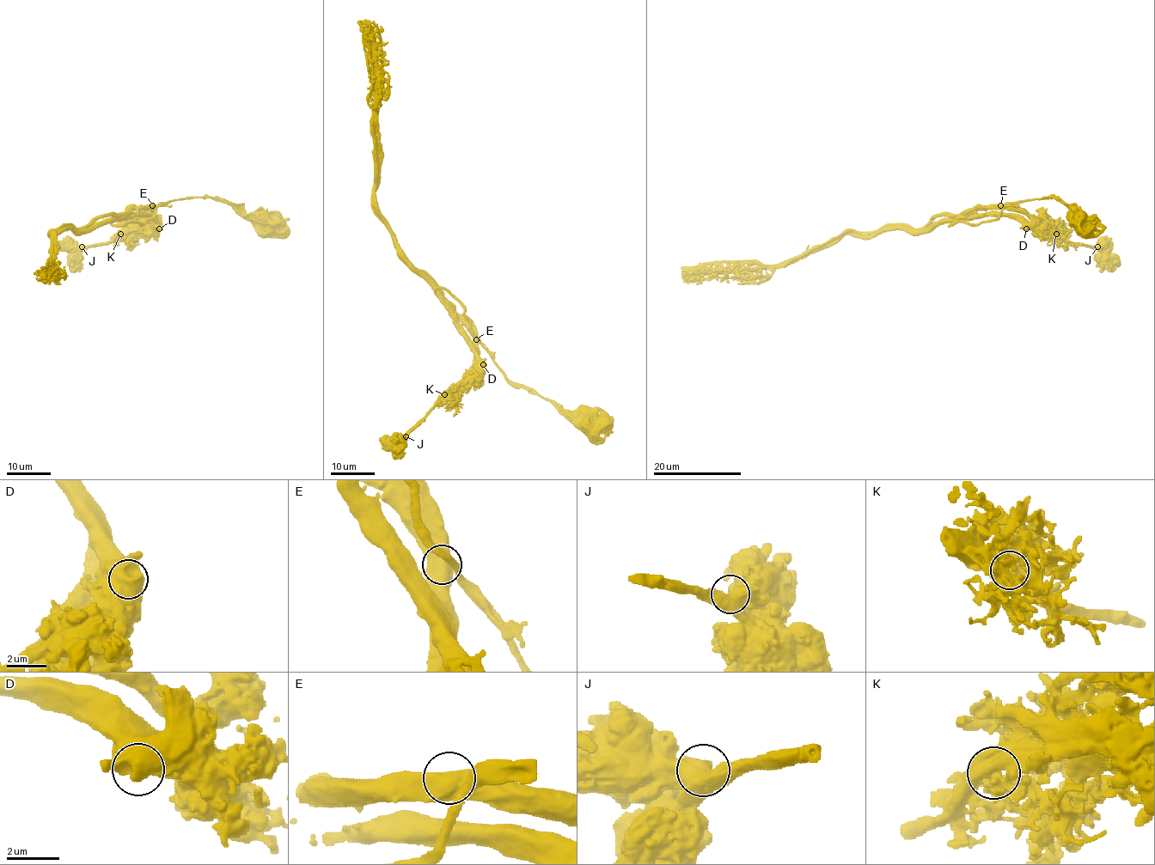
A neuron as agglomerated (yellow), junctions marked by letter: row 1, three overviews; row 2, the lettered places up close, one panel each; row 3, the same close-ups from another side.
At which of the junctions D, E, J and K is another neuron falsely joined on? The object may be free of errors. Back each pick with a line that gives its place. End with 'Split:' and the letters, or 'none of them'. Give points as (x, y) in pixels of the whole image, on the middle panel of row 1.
K: at (444, 394)
Split: K

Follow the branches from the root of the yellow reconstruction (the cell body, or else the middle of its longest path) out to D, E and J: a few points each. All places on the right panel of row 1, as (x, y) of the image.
D: (1085, 225), (1090, 222), (1089, 218), (1078, 217), (1054, 197), (1006, 204), (1028, 217), (1026, 228)
E: (1085, 225), (1090, 222), (1089, 218), (1078, 217), (1054, 197), (1000, 205)
J: (1085, 225), (1089, 218), (1078, 217), (1054, 197), (1005, 205), (1023, 209), (1041, 225), (1066, 241), (1097, 246)

